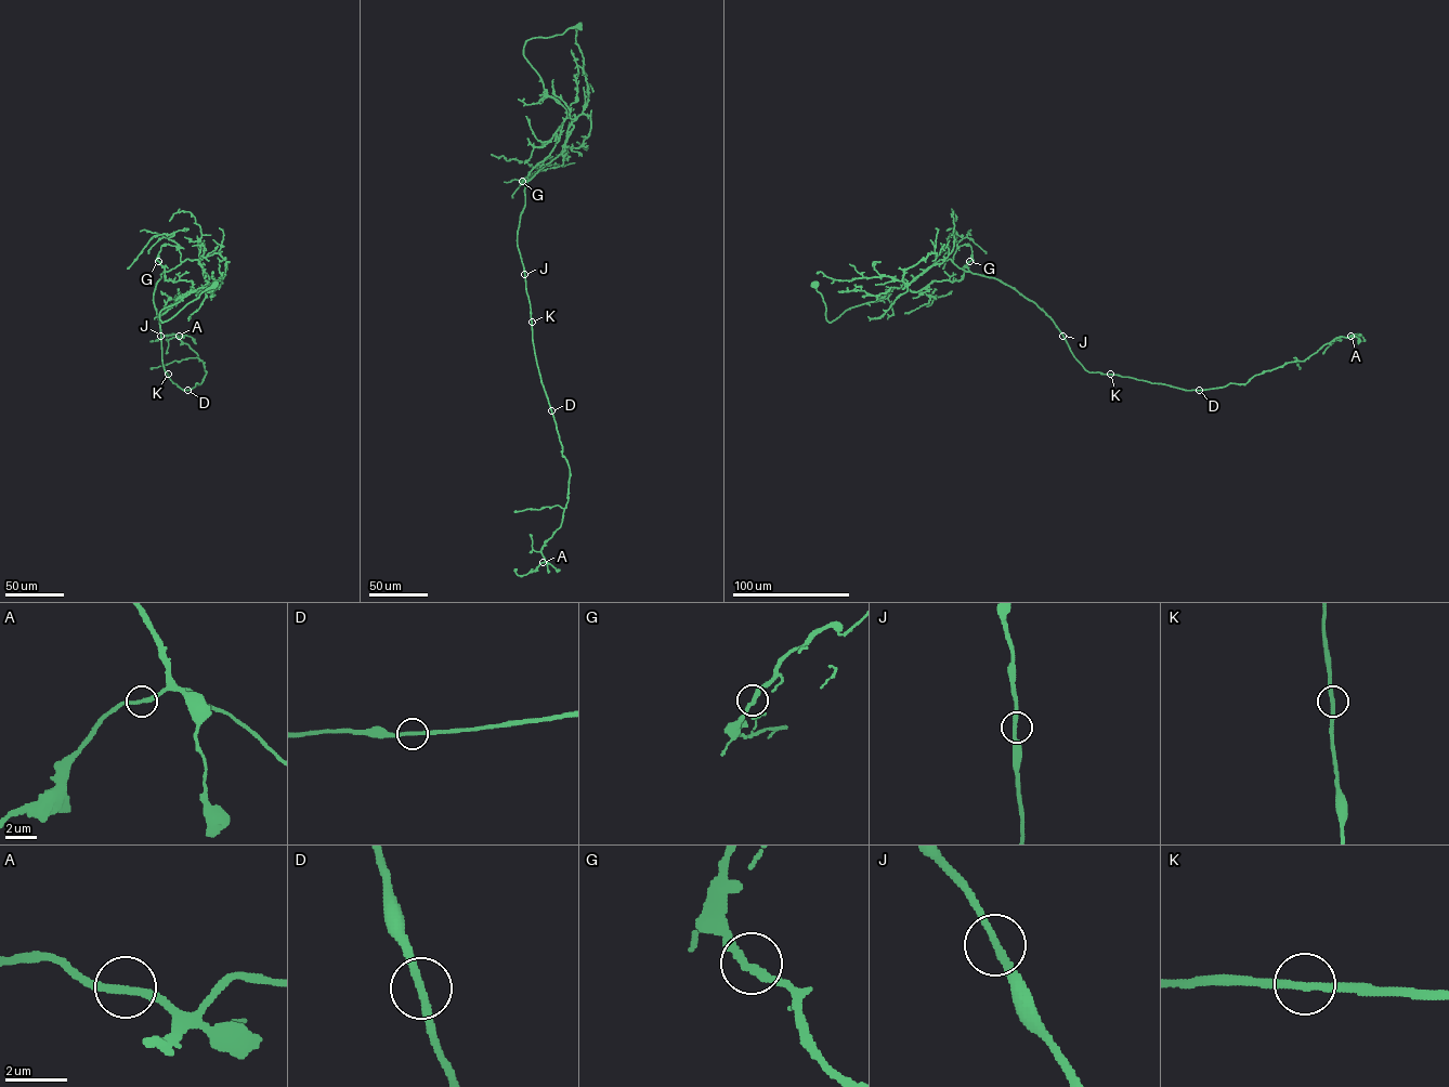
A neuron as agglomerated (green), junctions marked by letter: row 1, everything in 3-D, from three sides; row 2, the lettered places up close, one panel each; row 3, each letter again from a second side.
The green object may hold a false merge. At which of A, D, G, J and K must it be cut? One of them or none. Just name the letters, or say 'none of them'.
none of them

